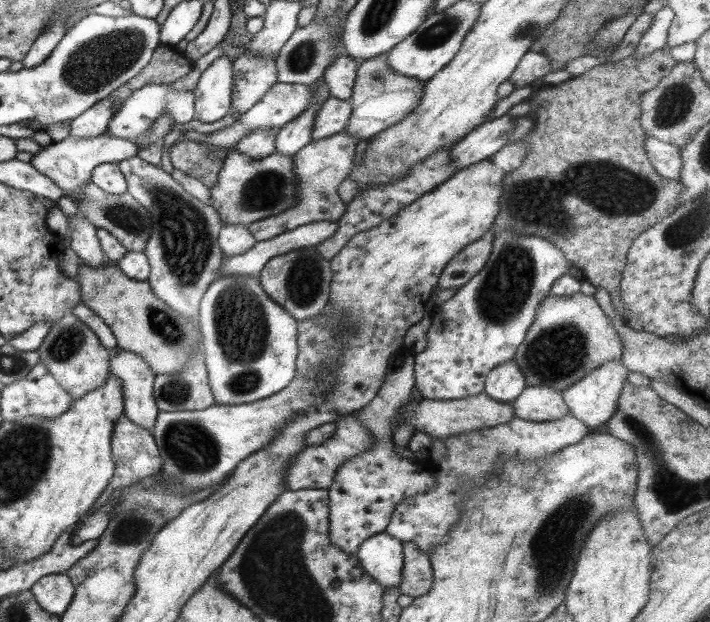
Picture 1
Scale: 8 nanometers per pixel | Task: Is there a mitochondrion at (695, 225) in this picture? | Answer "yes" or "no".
yes

